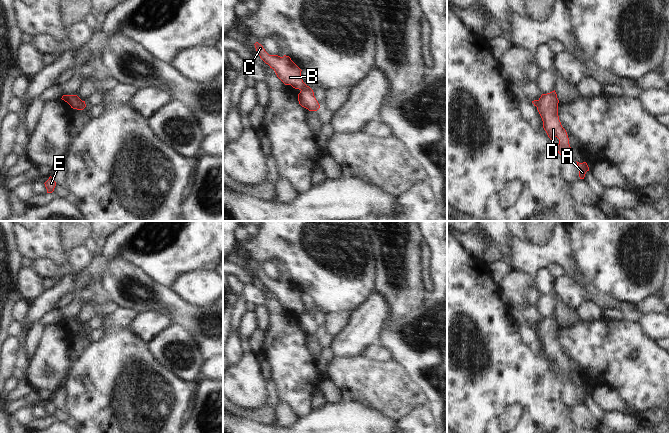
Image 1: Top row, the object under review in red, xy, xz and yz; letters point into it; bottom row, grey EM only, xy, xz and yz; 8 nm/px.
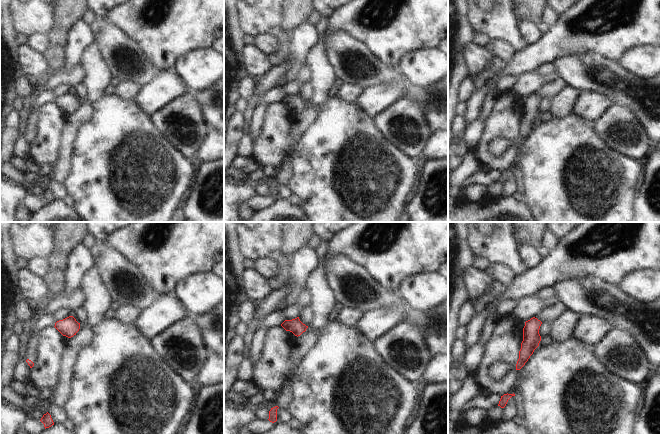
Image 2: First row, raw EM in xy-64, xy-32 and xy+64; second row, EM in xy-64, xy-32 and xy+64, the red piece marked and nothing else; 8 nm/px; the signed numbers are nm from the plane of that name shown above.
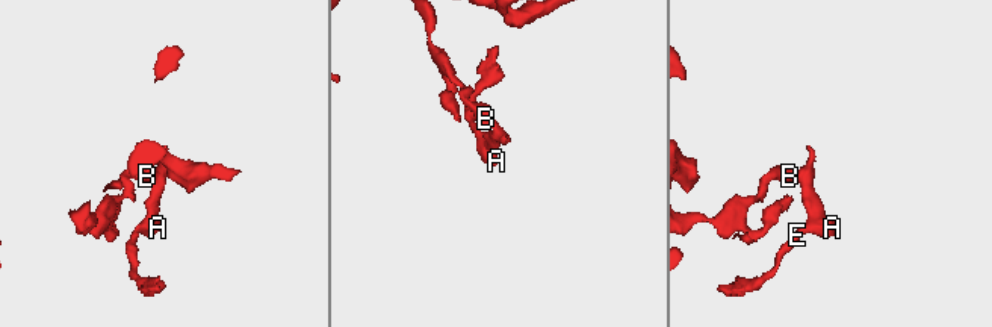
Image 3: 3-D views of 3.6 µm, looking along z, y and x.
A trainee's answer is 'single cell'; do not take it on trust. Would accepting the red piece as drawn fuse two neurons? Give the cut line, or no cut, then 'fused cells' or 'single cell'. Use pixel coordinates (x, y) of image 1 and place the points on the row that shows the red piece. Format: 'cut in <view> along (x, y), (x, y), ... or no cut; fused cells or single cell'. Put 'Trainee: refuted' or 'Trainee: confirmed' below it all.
cut in xz along (307, 86), (301, 90); fused cells
Trainee: refuted

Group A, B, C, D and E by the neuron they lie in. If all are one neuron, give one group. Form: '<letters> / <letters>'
A D E / B C

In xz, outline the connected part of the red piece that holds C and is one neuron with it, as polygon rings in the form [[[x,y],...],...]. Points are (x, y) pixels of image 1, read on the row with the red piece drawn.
[[[256,42],[254,45],[260,58],[275,71],[277,77],[285,85],[291,85],[293,88],[299,90],[307,87],[301,78],[302,70],[289,56],[269,55],[261,44]]]

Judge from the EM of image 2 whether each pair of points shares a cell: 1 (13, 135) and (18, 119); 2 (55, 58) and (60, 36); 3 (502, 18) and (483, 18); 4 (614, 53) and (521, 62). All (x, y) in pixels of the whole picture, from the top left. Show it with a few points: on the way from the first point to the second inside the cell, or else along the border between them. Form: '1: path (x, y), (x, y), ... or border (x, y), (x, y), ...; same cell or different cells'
1: path (14, 131), (15, 123); same cell
2: path (55, 53), (57, 41); same cell
3: path (497, 18), (488, 18); same cell
4: path (591, 43), (555, 43), (544, 50); same cell

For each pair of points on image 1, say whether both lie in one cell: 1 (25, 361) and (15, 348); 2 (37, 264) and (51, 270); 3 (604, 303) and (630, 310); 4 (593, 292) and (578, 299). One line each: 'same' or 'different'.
1: different
2: same
3: same
4: different

